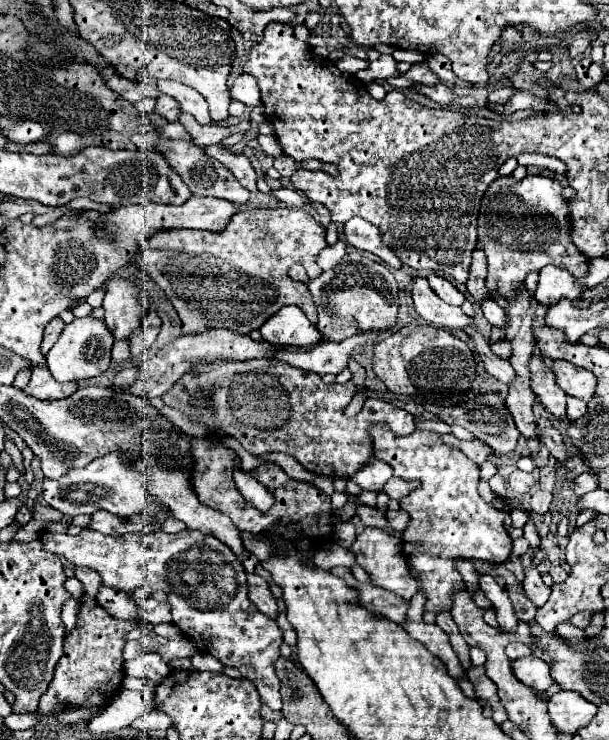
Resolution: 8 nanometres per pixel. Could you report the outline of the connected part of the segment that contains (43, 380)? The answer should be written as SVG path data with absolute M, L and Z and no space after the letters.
M35 367L33 375L31 375L31 383L25 389L25 393L35 395L37 399L65 399L71 393L75 393L77 389L79 389L77 381L59 383L53 379L53 375L49 373L47 367Z

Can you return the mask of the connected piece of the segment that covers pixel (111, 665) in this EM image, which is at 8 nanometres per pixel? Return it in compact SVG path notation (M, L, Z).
M75 567L75 577L83 585L83 597L81 607L77 613L77 625L73 631L69 631L63 639L63 657L55 665L53 681L49 683L45 695L41 695L39 701L39 713L49 715L55 705L67 703L75 705L79 709L85 707L105 707L109 701L121 691L123 681L123 645L125 635L139 627L139 623L129 621L115 621L109 617L91 592L98 591L101 586L100 575L89 567Z

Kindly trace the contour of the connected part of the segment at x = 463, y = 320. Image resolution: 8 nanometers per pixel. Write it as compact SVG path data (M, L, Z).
M413 277L413 289L411 289L413 305L419 317L423 317L433 327L445 327L445 329L463 329L465 325L471 325L473 319L467 317L461 307L453 307L443 303L433 289L429 287L427 279Z

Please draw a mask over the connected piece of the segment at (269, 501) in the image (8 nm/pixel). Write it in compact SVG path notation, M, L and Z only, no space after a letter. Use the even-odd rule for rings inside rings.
M235 471L235 483L237 483L237 489L243 493L243 497L255 505L259 511L269 511L269 507L273 505L273 495L261 487L261 483L257 483L253 477L245 475L243 471Z

